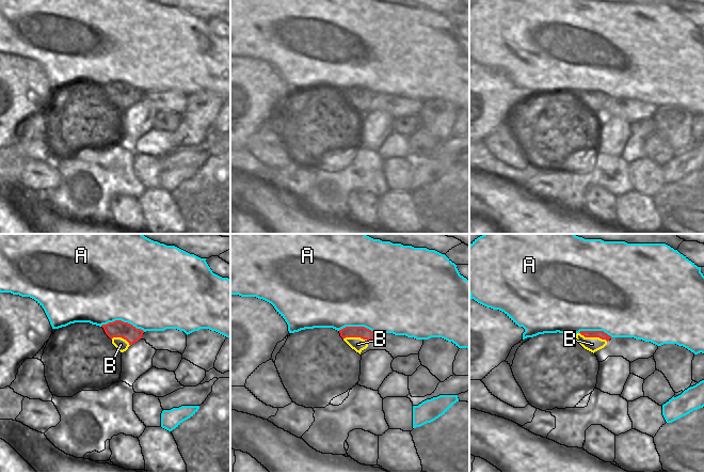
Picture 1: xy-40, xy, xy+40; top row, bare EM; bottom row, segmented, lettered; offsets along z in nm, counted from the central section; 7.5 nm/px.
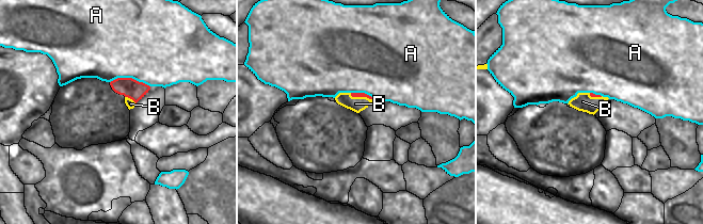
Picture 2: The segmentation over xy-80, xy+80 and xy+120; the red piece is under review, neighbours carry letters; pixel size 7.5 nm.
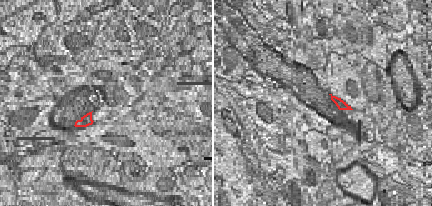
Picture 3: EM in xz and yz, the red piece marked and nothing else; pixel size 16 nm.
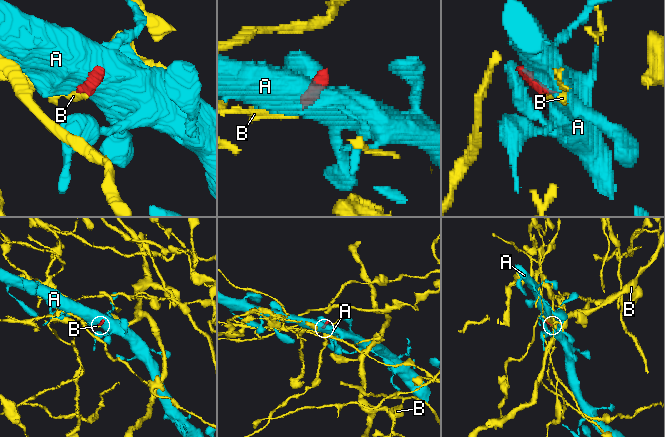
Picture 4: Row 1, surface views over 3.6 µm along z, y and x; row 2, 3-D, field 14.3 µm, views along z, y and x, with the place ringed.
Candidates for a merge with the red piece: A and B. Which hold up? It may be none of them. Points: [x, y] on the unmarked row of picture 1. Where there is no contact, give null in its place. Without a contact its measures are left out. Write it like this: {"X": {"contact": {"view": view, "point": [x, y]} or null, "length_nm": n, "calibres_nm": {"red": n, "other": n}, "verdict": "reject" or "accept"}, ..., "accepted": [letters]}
{"A": {"contact": {"view": "xy-40", "point": [123, 82]}, "length_nm": 340, "calibres_nm": {"red": 130, "other": 500}, "verdict": "reject"}, "B": {"contact": {"view": "xy+40", "point": [593, 97]}, "length_nm": 220, "calibres_nm": {"red": 60, "other": 110}, "verdict": "reject"}, "accepted": []}

